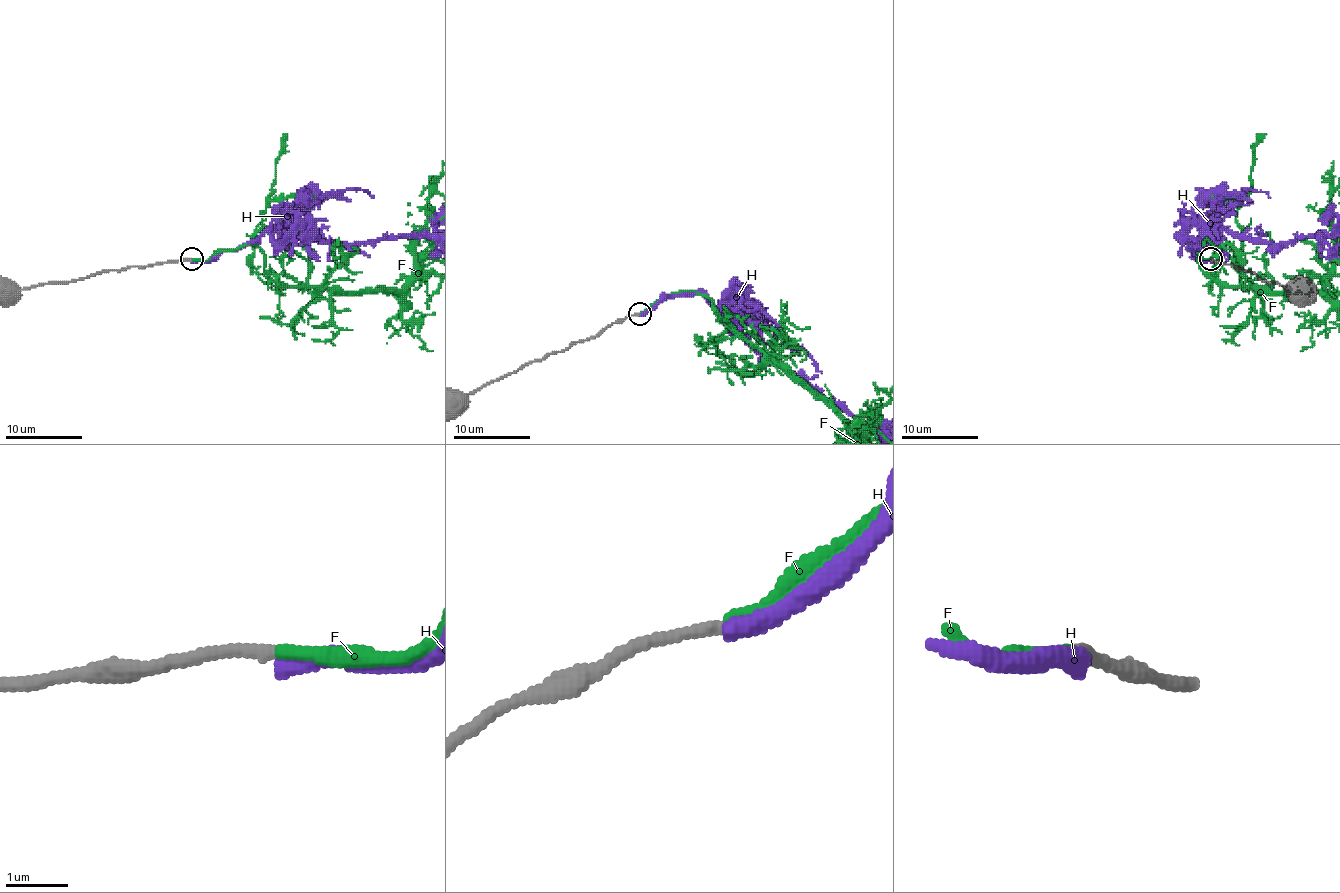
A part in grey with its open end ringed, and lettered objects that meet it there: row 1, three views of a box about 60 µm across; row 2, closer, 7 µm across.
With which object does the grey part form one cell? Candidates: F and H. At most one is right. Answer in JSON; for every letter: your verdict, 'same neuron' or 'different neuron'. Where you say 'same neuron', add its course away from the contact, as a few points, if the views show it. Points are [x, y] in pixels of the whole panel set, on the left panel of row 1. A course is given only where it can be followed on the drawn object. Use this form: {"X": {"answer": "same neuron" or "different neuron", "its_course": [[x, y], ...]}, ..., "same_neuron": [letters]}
{"F": {"answer": "same neuron"}, "H": {"answer": "different neuron"}, "same_neuron": ["F"]}

